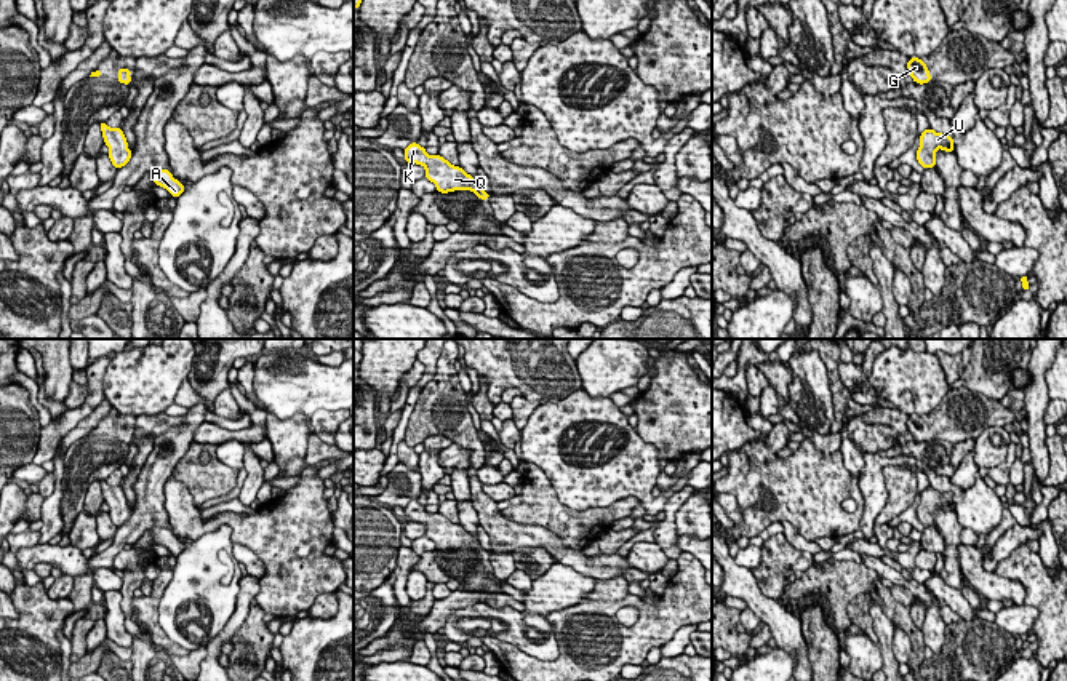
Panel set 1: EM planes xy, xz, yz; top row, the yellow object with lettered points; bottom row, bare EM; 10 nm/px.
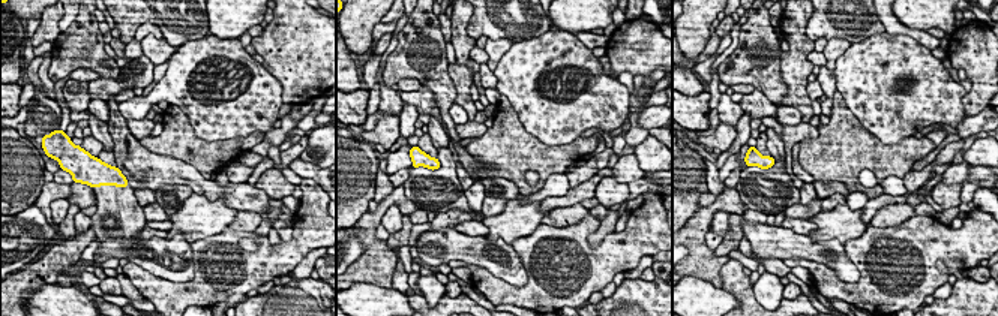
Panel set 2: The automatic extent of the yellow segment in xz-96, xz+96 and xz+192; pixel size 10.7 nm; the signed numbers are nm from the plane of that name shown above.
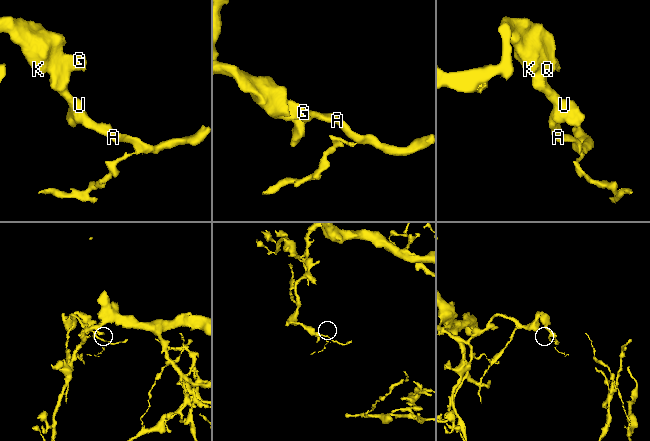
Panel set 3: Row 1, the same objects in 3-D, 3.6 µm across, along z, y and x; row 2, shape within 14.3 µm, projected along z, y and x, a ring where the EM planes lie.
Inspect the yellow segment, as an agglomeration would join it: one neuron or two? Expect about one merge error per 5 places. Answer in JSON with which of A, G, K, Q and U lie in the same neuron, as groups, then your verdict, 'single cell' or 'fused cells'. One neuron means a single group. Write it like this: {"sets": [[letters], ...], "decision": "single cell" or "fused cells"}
{"sets": [["A", "G", "K", "Q", "U"]], "decision": "single cell"}

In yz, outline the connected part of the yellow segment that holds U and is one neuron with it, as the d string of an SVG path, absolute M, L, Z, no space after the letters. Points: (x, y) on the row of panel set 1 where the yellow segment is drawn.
M928 128L920 136L920 147L917 149L917 161L926 169L936 166L936 150L955 152L950 134L936 133Z

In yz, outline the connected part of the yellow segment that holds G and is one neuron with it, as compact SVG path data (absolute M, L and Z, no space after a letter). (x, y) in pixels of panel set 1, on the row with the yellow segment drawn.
M920 58L909 59L907 69L915 83L923 85L931 82L929 69Z

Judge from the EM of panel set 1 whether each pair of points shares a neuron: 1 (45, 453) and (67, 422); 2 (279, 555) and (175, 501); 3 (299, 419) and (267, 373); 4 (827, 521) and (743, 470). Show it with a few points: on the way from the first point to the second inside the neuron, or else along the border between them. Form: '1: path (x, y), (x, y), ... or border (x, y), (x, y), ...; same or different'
1: path (48, 445), (59, 430); same
2: path (253, 531), (237, 521), (216, 521), (200, 526); same
3: border (267, 411), (277, 418), (307, 418); different
4: path (807, 501), (795, 489), (770, 489), (763, 485); same

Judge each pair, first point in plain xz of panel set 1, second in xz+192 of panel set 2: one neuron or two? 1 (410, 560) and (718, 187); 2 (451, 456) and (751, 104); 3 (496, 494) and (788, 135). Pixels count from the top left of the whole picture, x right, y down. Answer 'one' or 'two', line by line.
1: one
2: one
3: one

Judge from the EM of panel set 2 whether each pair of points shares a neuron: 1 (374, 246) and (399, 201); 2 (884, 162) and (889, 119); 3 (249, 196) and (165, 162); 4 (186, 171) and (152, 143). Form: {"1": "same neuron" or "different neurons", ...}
{"1": "same neuron", "2": "different neurons", "3": "same neuron", "4": "different neurons"}

